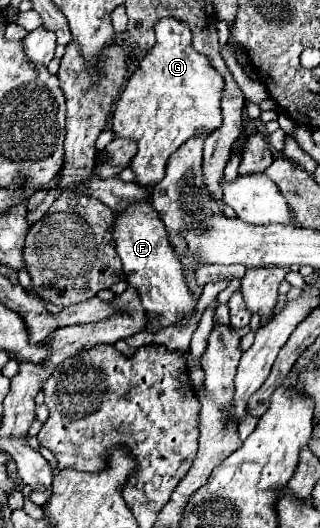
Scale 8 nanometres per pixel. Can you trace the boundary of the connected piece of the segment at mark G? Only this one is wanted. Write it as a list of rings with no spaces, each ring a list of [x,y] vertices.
[[[162,18],[154,30],[156,46],[146,52],[126,82],[112,116],[114,136],[130,138],[138,146],[130,168],[136,174],[136,184],[144,188],[152,188],[164,178],[166,162],[186,140],[194,134],[214,132],[222,124],[220,96],[224,80],[208,58],[192,48],[190,28],[180,20]]]

